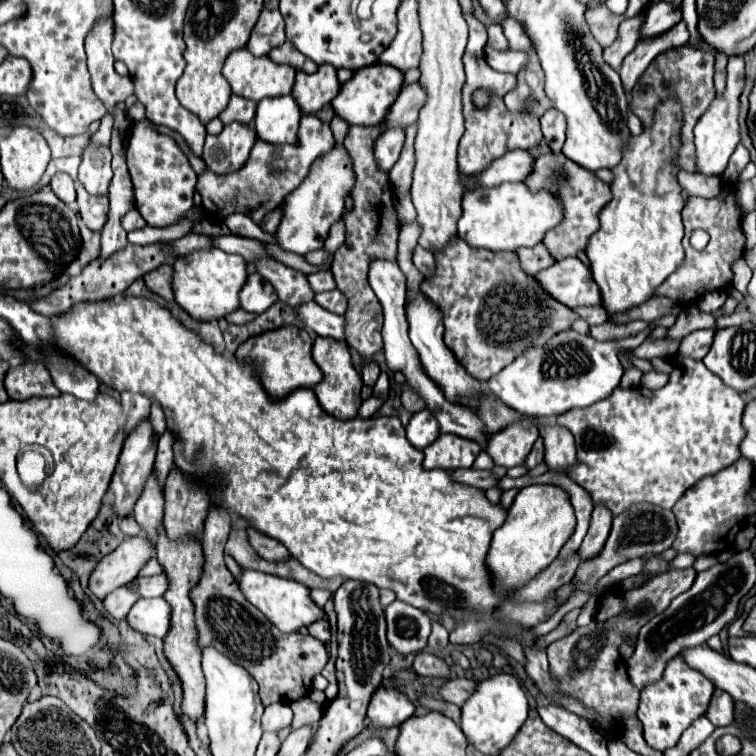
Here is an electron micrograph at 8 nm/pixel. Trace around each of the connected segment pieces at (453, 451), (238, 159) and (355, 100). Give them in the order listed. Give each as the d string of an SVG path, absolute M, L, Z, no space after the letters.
M440 434L440 438L430 444L424 452L422 466L426 470L432 468L444 468L444 470L456 470L456 468L470 468L480 454L480 444L474 440L466 440L454 434Z
M228 124L220 134L206 136L202 160L216 174L236 172L246 164L254 142L256 136L250 126Z
M370 64L364 66L360 70L354 72L352 80L348 80L346 84L342 84L338 96L332 102L334 112L344 118L348 124L360 124L360 126L382 126L390 106L394 104L394 100L398 98L398 92L404 84L404 72L390 66L390 64Z

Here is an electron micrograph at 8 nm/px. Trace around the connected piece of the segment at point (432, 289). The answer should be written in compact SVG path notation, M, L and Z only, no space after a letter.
M454 236L446 248L434 252L434 258L436 272L432 278L426 278L420 284L420 290L430 302L438 306L444 316L444 342L462 362L462 366L480 382L486 382L490 376L498 374L528 348L544 346L554 334L570 330L572 322L578 318L574 310L554 300L534 276L522 270L516 252L490 252L484 248L470 248L462 238Z

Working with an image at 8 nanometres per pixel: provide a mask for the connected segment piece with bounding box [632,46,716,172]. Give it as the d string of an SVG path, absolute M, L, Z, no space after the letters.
M678 46L674 50L666 50L662 54L658 54L652 64L644 70L644 74L640 76L638 84L632 88L632 110L634 114L642 120L644 126L652 124L652 114L656 104L660 104L662 100L676 96L682 102L684 108L684 126L680 132L682 138L682 148L680 148L680 158L678 158L678 166L686 172L696 172L696 148L694 148L694 126L700 120L700 116L706 112L706 108L710 106L710 102L716 96L714 90L714 50L696 50L690 46Z

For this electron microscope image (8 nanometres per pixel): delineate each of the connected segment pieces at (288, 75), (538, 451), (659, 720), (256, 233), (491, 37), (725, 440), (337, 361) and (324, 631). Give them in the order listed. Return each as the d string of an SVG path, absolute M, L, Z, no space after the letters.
M240 48L240 50L234 50L228 56L228 60L224 62L222 74L228 80L228 84L232 88L232 94L248 98L252 102L260 102L262 98L274 98L274 96L286 96L286 94L290 94L292 86L294 86L296 70L292 66L274 64L274 62L268 60L268 56L256 58L246 48Z
M538 438L530 450L530 454L526 456L526 466L528 468L534 468L536 464L540 464L544 460L544 444L542 444L542 438Z
M682 656L672 658L666 664L662 678L652 684L646 684L646 688L640 690L638 718L644 726L644 740L648 742L648 746L664 752L678 744L682 732L708 710L712 692L714 684L700 670L690 668Z
M234 214L234 216L228 216L226 222L224 222L232 234L238 234L238 236L248 236L248 238L258 238L262 242L268 242L268 244L276 244L276 236L274 234L268 234L264 232L258 224L254 224L250 220L250 216L242 216L242 214Z
M490 24L490 26L486 26L486 32L488 32L488 42L486 42L486 46L490 44L490 46L494 46L496 50L498 50L498 48L500 48L500 50L504 50L504 48L510 50L508 40L506 40L500 24Z
M676 354L672 358L672 366L674 370L670 372L670 380L664 388L616 388L606 400L564 412L556 418L556 422L566 426L576 438L576 464L568 468L568 476L588 490L594 502L606 504L614 516L636 502L672 508L700 478L716 474L740 458L740 442L746 436L740 420L746 406L742 394L714 376L702 360Z
M318 336L314 340L314 348L312 348L312 358L316 362L316 366L322 370L324 378L320 384L314 386L314 394L320 402L320 406L332 414L334 418L342 418L342 420L352 420L358 416L358 408L362 404L360 398L360 390L362 390L362 378L360 374L354 370L352 360L350 360L350 352L348 352L348 344L346 342L336 342L330 338L322 338Z
M320 620L318 624L310 624L308 632L314 638L318 638L320 642L328 642L330 640L330 624L328 624L328 620Z

